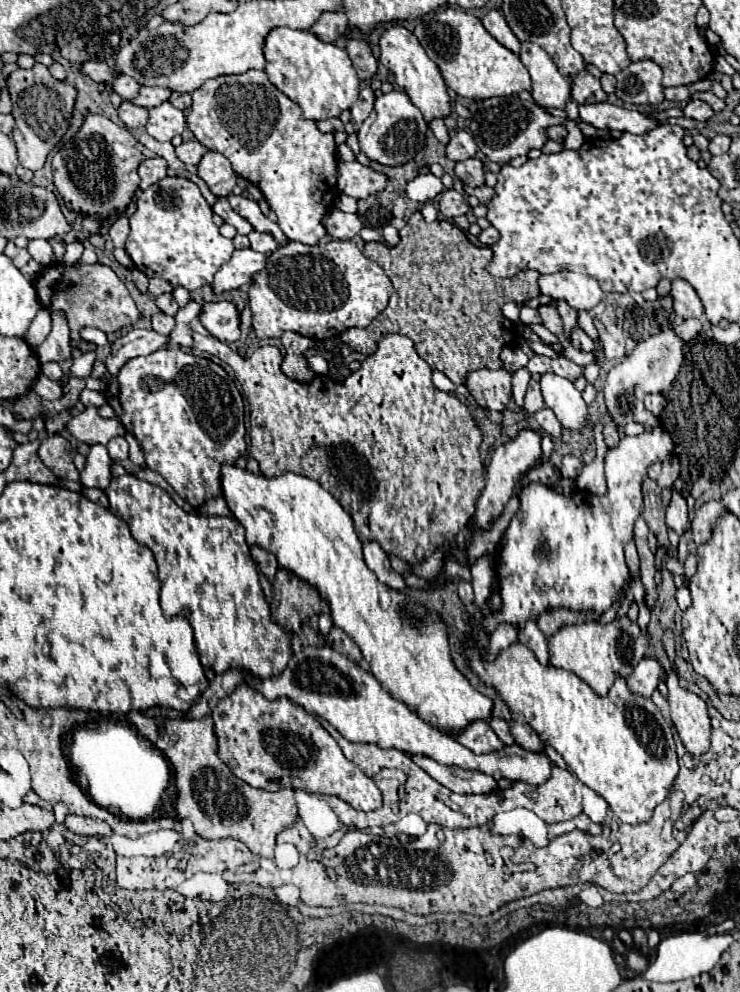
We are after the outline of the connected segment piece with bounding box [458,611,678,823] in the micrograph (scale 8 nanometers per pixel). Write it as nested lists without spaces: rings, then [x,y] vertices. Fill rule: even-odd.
[[[466,611],[464,619],[470,631],[458,645],[478,679],[486,687],[496,689],[508,709],[520,713],[538,733],[540,741],[564,757],[568,771],[608,801],[622,823],[648,821],[654,807],[666,799],[678,775],[672,729],[652,699],[632,693],[622,675],[616,677],[606,697],[596,697],[574,673],[542,665],[534,653],[530,653],[526,645],[518,645],[518,641],[502,649],[494,661],[488,661],[488,651],[476,645],[474,617]]]

